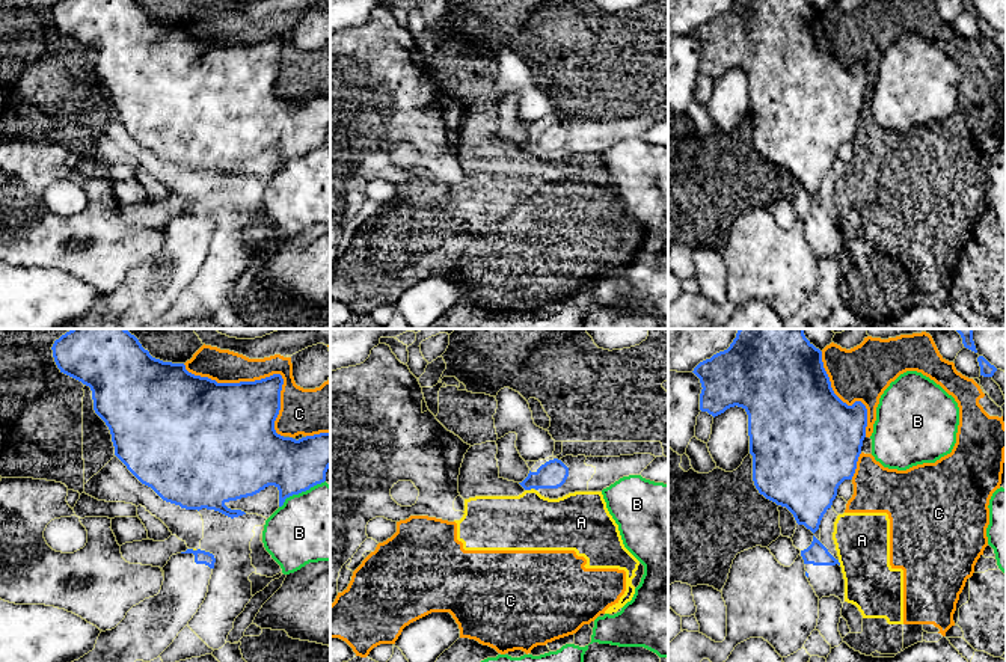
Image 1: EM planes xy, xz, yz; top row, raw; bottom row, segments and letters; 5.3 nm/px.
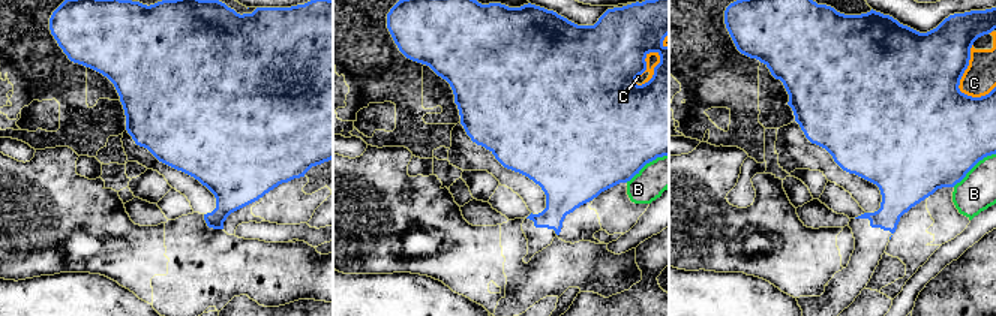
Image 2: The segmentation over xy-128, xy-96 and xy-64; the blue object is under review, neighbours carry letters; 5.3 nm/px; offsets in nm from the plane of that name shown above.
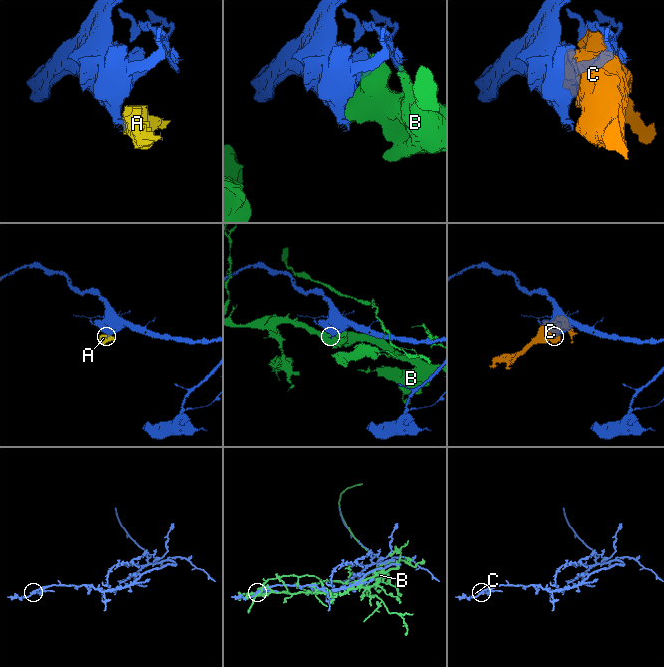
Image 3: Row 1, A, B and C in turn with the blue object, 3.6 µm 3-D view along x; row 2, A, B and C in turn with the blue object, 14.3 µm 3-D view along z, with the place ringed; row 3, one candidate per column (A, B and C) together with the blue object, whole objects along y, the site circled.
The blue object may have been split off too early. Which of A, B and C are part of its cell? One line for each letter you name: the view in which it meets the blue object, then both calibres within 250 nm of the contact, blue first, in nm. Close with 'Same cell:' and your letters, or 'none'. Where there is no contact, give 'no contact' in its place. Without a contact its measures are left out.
Same cell: none

